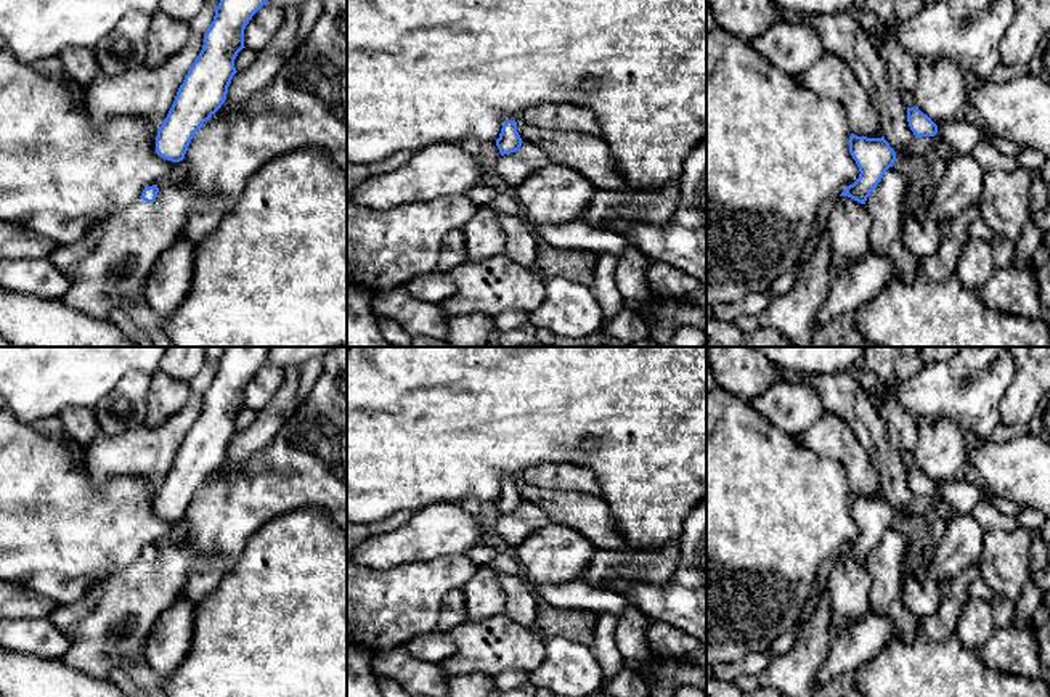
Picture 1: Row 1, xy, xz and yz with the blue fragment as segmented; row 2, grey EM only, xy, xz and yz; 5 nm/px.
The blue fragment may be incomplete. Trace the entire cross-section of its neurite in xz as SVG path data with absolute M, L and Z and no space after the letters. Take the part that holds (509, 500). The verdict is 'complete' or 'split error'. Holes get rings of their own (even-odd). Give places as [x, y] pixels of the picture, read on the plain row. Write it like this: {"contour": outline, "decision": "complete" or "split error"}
{"contour": "M506 480L501 488L499 498L496 499L496 506L501 512L501 516L519 511L522 503L523 501L517 491L517 482Z", "decision": "complete"}

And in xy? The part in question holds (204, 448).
{"contour": "M226 347L204 405L185 435L175 461L157 490L156 512L172 522L185 519L199 490L225 463L238 432L234 419L244 408L244 389L268 361L270 347Z", "decision": "complete"}

